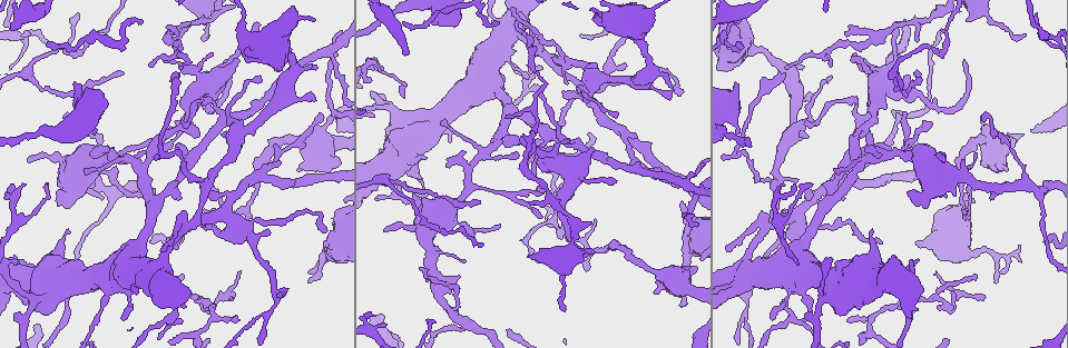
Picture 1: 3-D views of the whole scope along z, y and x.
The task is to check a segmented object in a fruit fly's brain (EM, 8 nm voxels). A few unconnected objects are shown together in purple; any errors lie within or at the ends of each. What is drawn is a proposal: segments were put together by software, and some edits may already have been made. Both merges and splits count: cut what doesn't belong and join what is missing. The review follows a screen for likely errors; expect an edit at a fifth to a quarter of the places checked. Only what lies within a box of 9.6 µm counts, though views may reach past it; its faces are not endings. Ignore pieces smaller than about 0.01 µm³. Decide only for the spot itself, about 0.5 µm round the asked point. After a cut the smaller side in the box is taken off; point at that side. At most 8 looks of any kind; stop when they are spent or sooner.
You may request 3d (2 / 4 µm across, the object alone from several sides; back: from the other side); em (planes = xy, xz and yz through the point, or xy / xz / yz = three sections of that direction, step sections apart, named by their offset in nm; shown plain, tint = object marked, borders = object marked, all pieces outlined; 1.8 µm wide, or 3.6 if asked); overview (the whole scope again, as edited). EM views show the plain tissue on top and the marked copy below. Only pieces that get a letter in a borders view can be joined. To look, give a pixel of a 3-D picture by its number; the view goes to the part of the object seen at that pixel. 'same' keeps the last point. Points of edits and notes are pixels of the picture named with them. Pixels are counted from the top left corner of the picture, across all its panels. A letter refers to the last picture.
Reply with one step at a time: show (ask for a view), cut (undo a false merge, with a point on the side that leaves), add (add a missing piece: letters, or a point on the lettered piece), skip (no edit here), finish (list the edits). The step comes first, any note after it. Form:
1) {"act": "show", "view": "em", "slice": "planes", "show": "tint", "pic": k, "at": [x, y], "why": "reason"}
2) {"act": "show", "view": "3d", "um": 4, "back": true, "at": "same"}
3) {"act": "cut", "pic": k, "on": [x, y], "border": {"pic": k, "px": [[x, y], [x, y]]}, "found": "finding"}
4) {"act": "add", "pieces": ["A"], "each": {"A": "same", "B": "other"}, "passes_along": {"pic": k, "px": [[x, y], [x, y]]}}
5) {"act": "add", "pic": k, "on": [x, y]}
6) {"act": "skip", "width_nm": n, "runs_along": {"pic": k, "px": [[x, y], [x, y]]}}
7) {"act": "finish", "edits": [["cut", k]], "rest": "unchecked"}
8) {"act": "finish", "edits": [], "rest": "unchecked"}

{"act": "show", "view": "em", "slice": "planes", "show": "borders", "pic": 1, "at": [974, 275], "why": "thin end"}

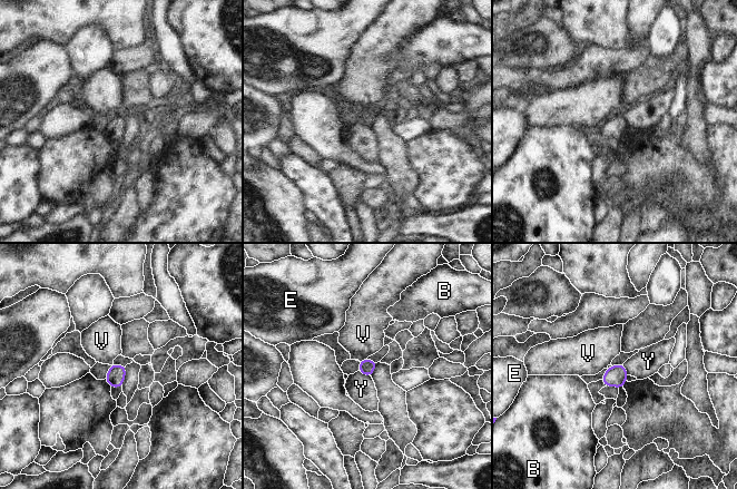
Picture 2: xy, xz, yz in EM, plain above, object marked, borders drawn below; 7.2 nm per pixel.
{"act": "skip", "each": {"B": "other", "E": "other", "V": "other", "Y": "other"}, "found": "none of them fits"}

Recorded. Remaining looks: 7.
{"act": "show", "view": "em", "um": 3.6, "slice": "planes", "show": "tint", "pic": 1, "at": [918, 260], "why": "an open end"}

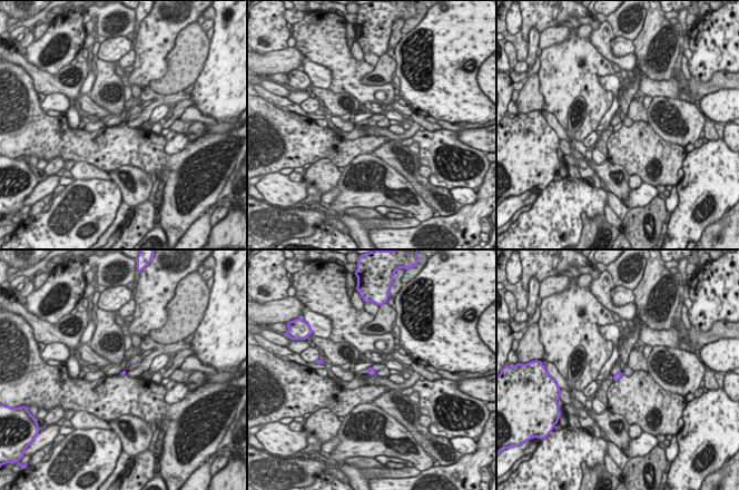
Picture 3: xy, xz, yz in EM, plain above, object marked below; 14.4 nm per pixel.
{"act": "show", "view": "em", "um": 3.6, "slice": "planes", "show": "borders", "at": "same"}

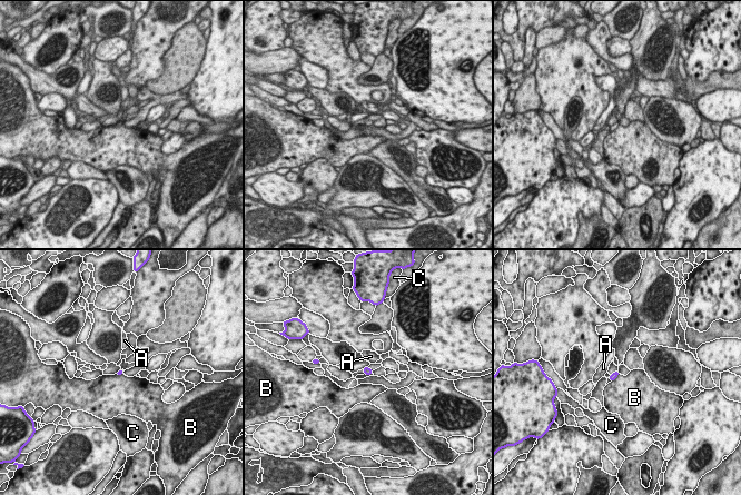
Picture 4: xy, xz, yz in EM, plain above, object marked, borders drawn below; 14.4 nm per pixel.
{"act": "skip", "each": {"A": "other", "B": "other", "C": "other"}, "found": "none of them fits"}

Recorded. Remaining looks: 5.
{"act": "show", "view": "3d", "um": 4, "pic": 1, "at": [310, 273], "why": "tapers out"}

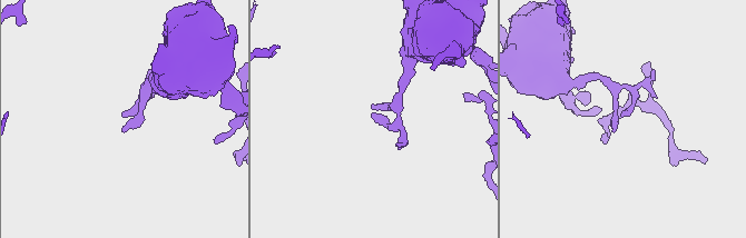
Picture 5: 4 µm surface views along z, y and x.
{"act": "show", "view": "em", "um": 3.6, "slice": "yz", "step": 4, "show": "borders", "pic": 5, "at": [618, 119]}

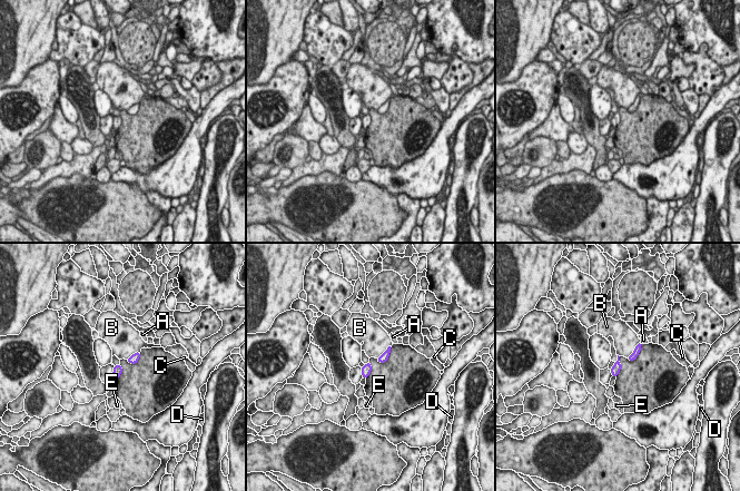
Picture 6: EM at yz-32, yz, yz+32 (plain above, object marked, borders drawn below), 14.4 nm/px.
{"act": "show", "view": "em", "um": 3.6, "slice": "planes", "show": "borders", "at": "same"}

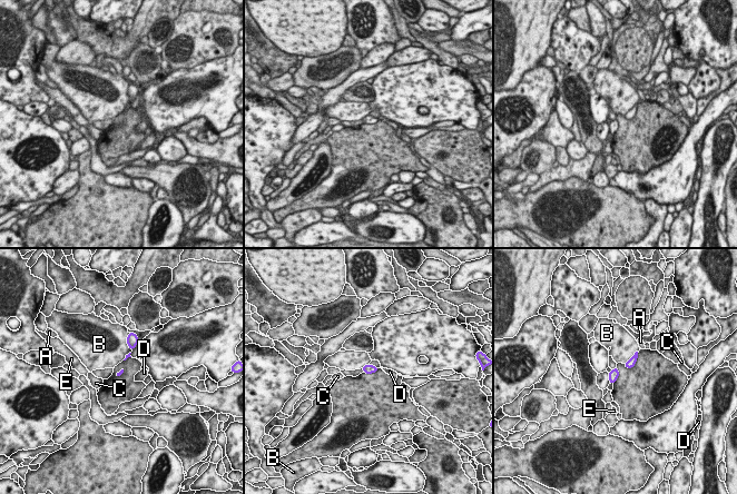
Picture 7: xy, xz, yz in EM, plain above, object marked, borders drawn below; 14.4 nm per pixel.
{"act": "skip", "each": {"A": "other", "B": "other", "C": "other", "D": "other", "E": "other"}, "border": {"pic": 7, "px": [[128, 335], [131, 351], [123, 359]]}, "found": "no lettered piece goes on from it"}

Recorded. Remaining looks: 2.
{"act": "finish", "edits": [], "rest": "unchecked"}

